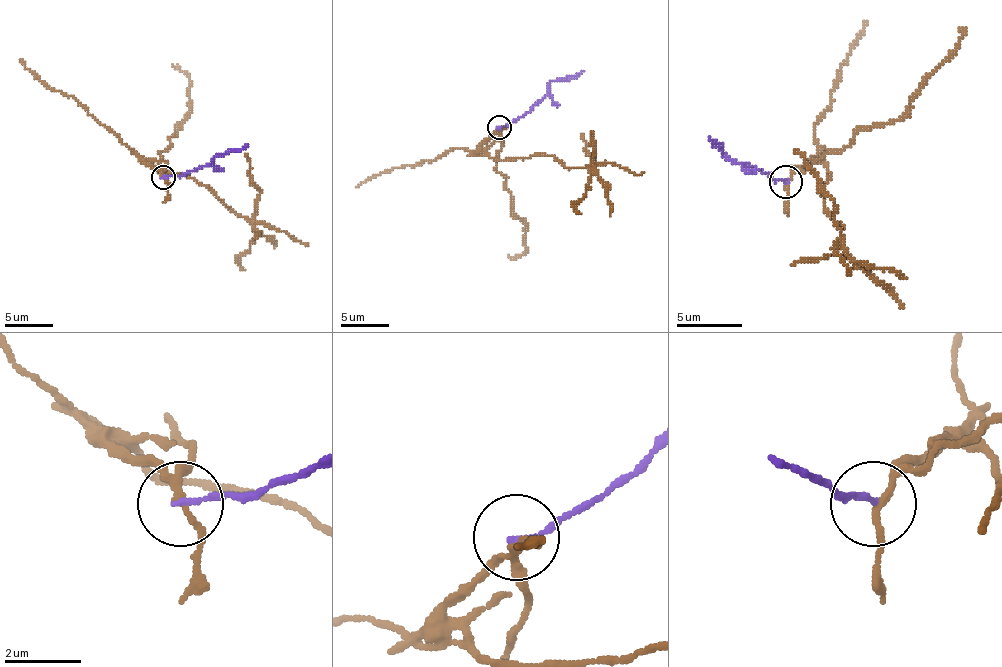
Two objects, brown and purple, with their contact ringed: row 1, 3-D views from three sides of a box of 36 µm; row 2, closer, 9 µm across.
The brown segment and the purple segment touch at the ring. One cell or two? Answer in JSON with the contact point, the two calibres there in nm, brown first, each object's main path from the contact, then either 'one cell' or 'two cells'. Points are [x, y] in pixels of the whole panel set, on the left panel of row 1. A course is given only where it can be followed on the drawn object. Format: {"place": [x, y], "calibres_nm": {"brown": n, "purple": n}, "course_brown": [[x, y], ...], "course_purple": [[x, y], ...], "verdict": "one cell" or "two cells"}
{"place": [163, 177], "calibres_nm": {"brown": 150, "purple": 120}, "course_brown": [[163, 178], [151, 161], [158, 171], [182, 173], [206, 185], [230, 209], [250, 219], [259, 190], [245, 154]], "course_purple": [[163, 178], [209, 166], [216, 156], [240, 151], [247, 144]], "verdict": "two cells"}

